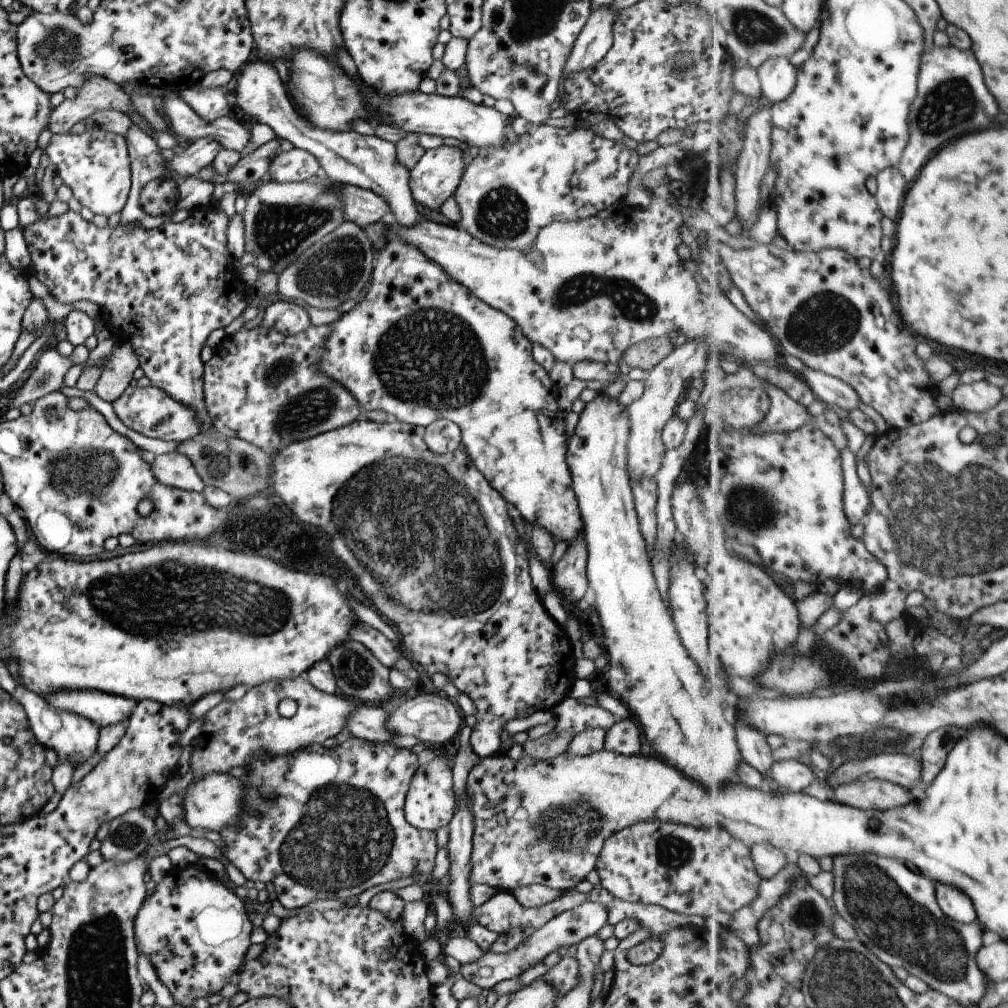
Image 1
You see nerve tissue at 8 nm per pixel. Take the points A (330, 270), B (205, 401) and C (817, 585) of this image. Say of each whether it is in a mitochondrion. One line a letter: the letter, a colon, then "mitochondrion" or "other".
A: mitochondrion
B: other
C: other

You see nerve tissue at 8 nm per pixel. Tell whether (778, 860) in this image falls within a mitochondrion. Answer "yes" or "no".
no

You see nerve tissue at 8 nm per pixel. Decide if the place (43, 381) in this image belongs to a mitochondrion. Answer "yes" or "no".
yes

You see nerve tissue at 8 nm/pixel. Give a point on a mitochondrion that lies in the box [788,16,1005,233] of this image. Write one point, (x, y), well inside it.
(953, 102)

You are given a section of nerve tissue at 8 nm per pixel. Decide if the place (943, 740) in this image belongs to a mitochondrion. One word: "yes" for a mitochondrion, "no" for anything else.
yes

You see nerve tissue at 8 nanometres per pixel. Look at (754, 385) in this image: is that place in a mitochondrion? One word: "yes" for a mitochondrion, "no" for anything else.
no

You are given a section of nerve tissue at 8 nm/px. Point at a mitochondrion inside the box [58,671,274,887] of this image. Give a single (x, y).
(127, 835)

